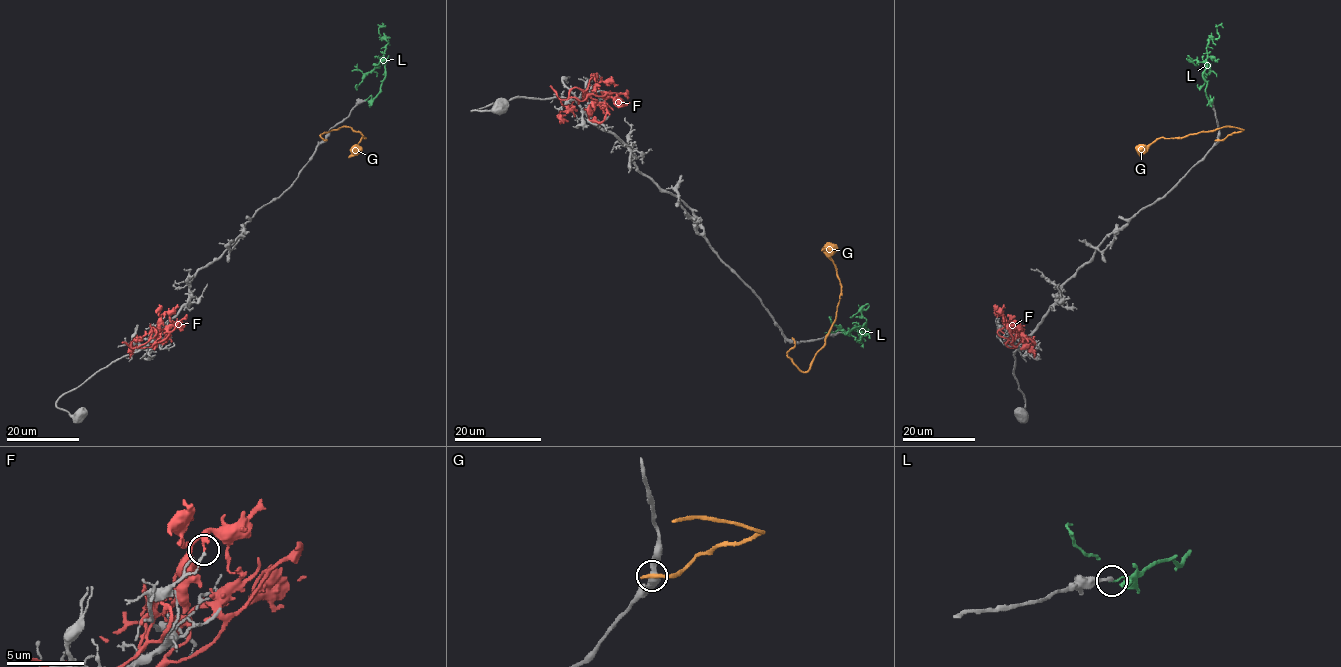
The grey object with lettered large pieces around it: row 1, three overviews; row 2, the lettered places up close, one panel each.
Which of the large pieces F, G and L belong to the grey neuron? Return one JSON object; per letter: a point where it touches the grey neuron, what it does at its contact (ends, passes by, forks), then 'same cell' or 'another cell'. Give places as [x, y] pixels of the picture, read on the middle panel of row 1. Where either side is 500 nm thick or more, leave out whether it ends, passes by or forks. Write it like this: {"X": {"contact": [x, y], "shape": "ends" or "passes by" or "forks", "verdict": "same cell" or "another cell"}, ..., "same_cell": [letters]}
{"F": {"contact": [600, 77], "shape": "ends", "verdict": "another cell"}, "G": {"contact": [794, 341], "shape": "ends", "verdict": "another cell"}, "L": {"contact": [842, 333], "shape": "ends", "verdict": "another cell"}, "same_cell": []}

